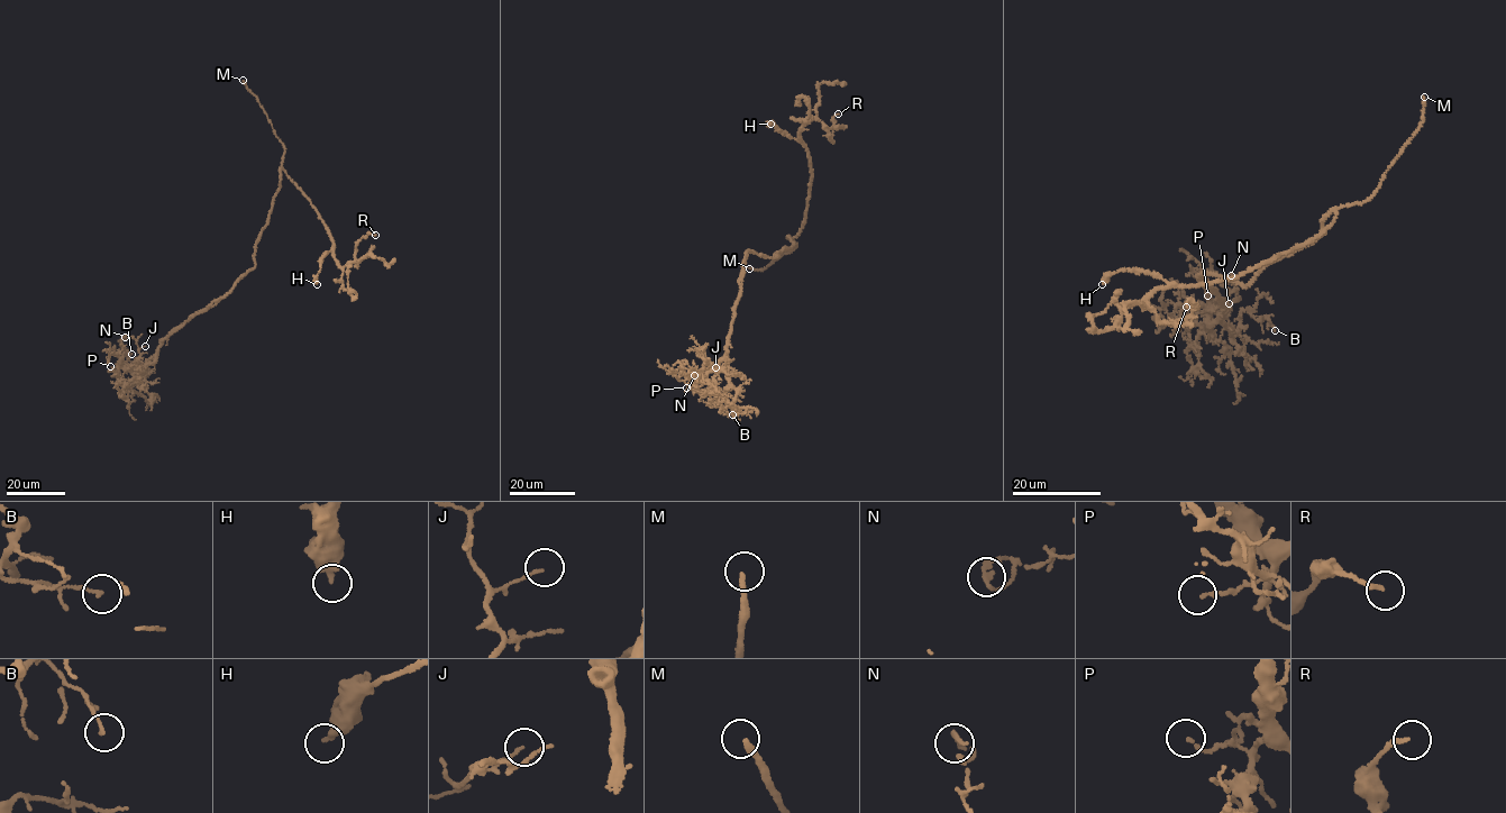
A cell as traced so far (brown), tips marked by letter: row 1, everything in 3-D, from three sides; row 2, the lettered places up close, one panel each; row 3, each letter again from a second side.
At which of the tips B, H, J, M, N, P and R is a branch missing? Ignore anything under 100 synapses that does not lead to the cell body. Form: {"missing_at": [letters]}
{"missing_at": ["M"]}

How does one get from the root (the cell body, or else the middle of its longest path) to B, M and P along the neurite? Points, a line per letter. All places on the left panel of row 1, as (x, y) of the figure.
B: (263, 229), (254, 266), (230, 291), (163, 339), (148, 363), (130, 365), (124, 354), (131, 354)
M: (263, 229), (280, 188), (284, 148), (256, 97), (243, 80)
P: (263, 229), (254, 266), (217, 304), (163, 339), (153, 362), (127, 368), (110, 366)

